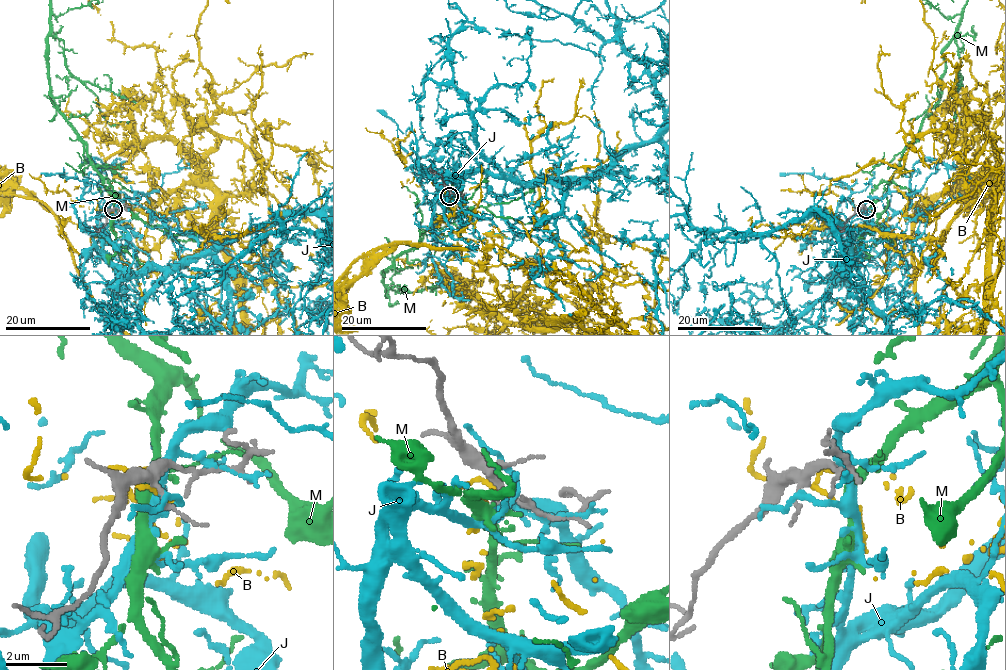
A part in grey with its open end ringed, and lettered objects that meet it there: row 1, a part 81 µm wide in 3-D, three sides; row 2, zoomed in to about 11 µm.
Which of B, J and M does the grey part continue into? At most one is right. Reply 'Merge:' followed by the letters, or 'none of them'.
Merge: M

